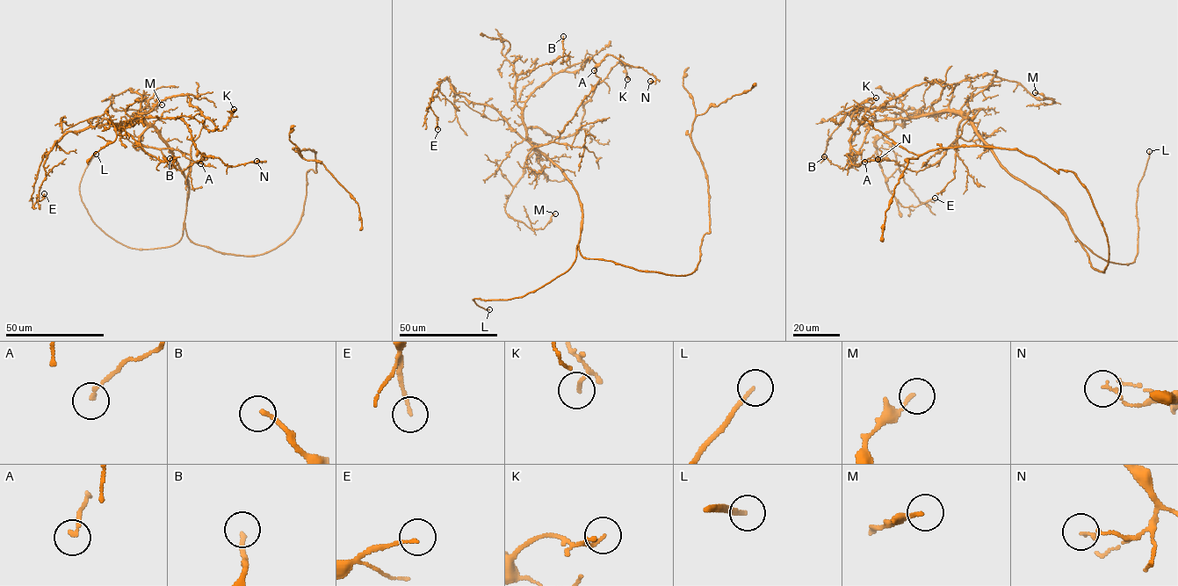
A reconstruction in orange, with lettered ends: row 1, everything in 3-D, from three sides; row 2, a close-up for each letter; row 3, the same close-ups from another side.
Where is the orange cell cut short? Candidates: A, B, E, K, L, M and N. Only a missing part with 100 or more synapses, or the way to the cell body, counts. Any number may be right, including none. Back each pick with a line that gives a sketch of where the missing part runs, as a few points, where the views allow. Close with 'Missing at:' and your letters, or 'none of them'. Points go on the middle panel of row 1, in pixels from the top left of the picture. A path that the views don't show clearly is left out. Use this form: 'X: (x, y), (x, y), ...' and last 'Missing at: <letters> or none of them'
L: (489, 309), (517, 307), (535, 310), (558, 304)
Missing at: L

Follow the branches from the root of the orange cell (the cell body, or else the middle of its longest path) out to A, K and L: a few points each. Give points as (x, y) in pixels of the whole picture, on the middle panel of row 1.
A: (593, 259), (579, 251), (577, 191), (533, 148), (561, 133), (600, 78), (594, 70)
K: (593, 259), (579, 251), (577, 191), (527, 129), (572, 135), (610, 68), (622, 64), (627, 79)
L: (593, 259), (583, 257), (578, 245), (572, 266), (536, 290), (512, 299), (473, 300), (479, 306), (489, 309)

